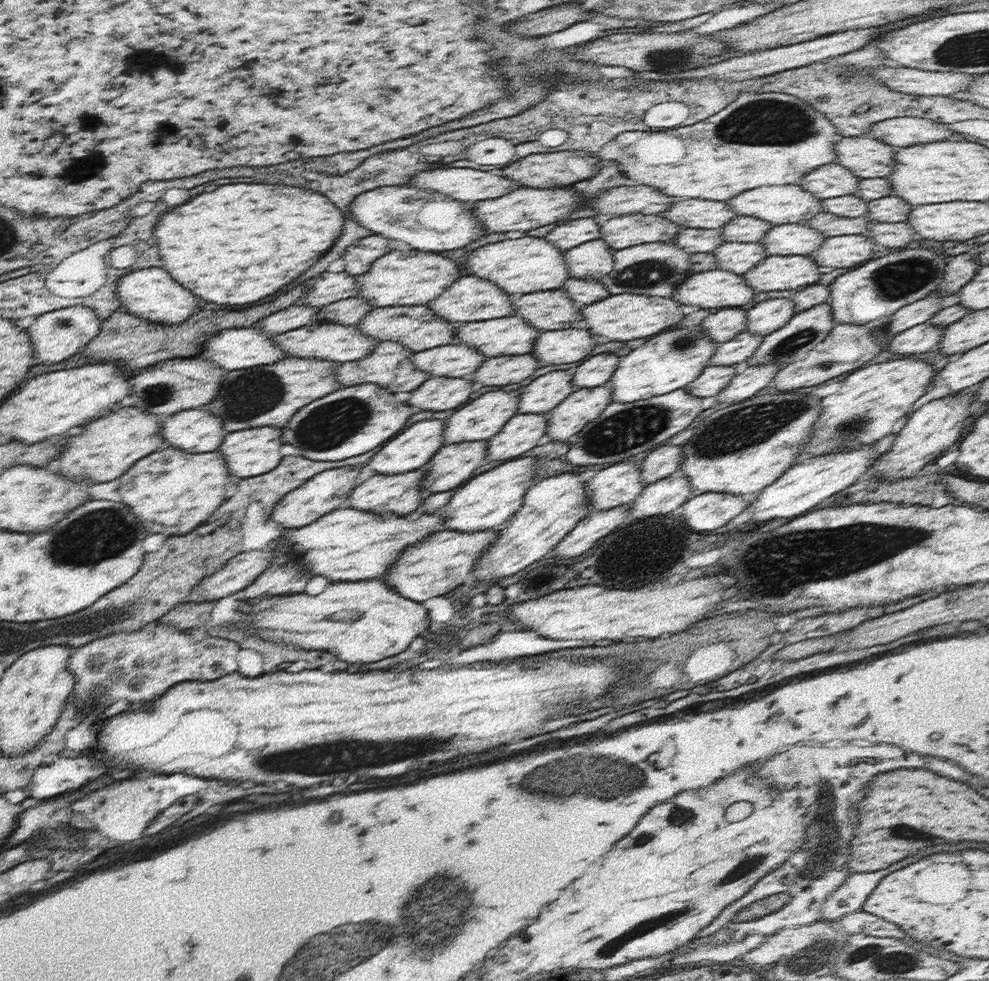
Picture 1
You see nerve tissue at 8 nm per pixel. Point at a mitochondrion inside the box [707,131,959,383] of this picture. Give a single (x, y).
(900, 277)

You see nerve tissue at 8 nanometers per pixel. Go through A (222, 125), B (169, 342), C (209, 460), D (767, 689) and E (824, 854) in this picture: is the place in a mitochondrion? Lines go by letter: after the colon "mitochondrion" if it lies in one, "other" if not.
A: other
B: other
C: other
D: other
E: mitochondrion

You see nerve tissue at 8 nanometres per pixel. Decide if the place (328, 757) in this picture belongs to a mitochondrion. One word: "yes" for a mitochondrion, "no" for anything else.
yes

